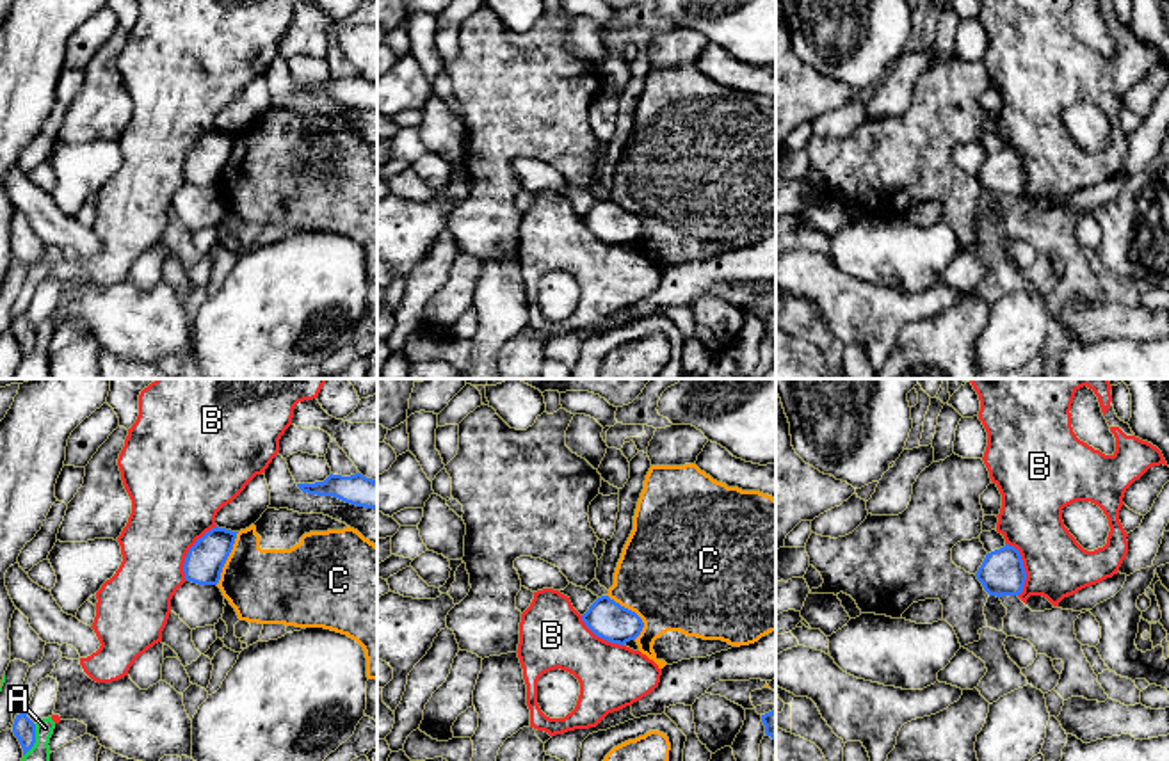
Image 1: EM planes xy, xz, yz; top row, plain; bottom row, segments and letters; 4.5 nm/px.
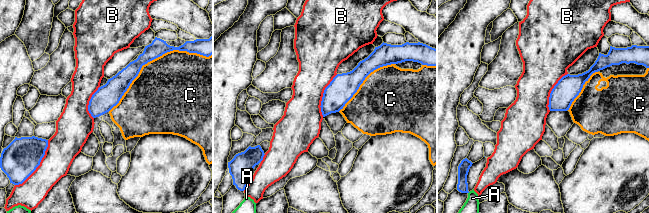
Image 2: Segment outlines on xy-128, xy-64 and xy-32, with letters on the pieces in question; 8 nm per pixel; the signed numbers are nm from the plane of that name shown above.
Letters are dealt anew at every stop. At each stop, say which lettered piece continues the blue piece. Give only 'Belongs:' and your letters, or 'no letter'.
Belongs: no letter

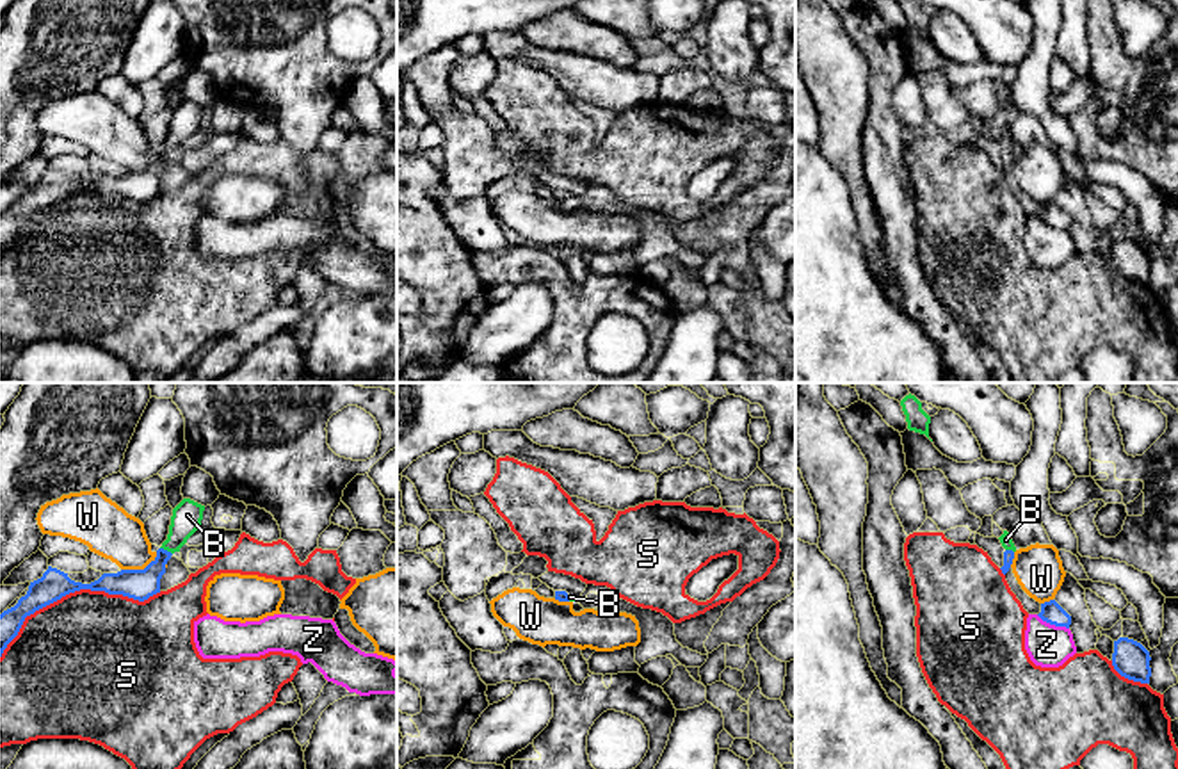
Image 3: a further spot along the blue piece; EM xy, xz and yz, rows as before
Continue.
Belongs: B

